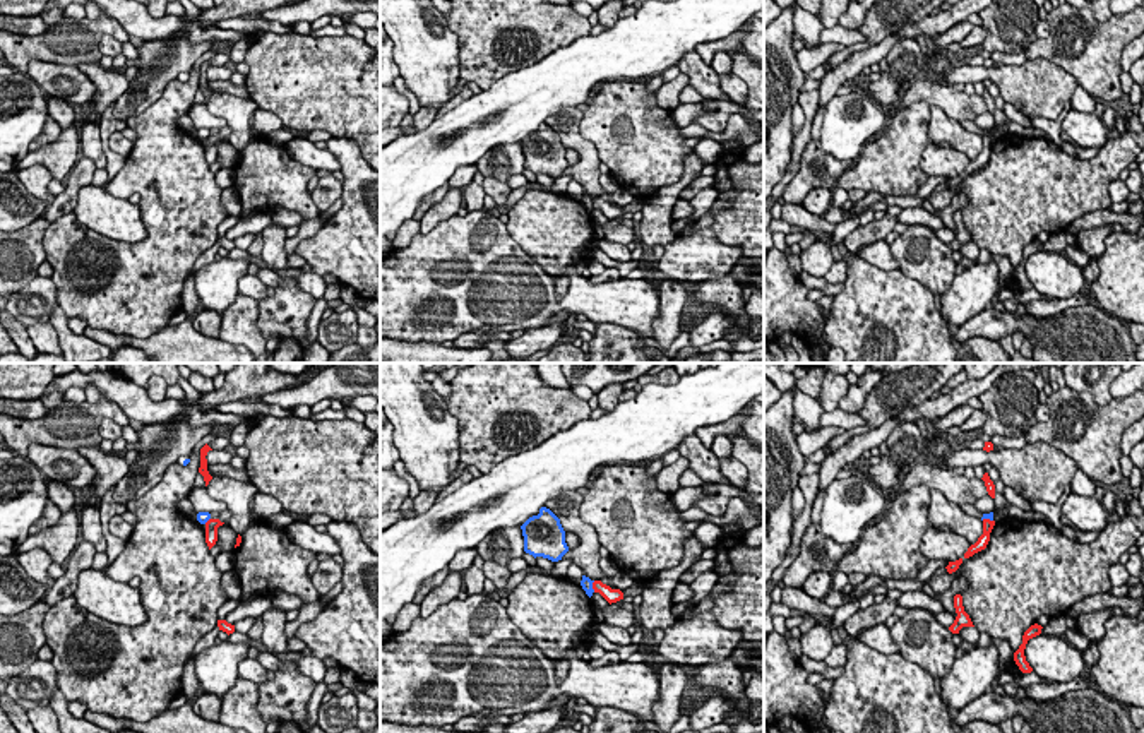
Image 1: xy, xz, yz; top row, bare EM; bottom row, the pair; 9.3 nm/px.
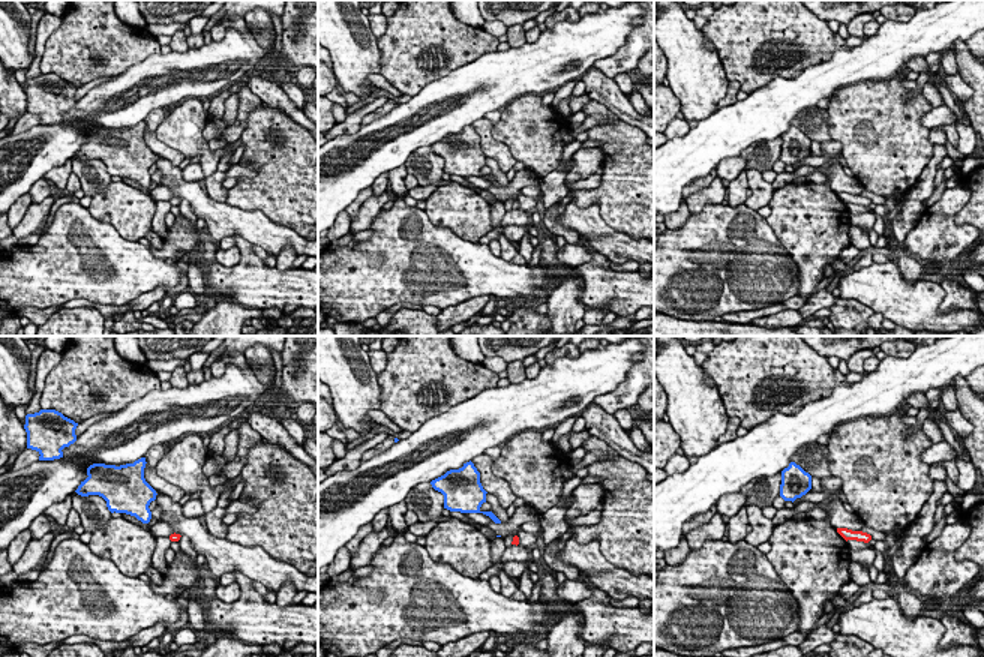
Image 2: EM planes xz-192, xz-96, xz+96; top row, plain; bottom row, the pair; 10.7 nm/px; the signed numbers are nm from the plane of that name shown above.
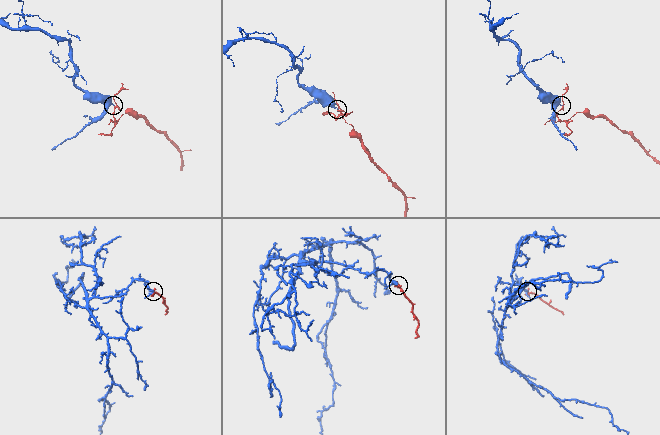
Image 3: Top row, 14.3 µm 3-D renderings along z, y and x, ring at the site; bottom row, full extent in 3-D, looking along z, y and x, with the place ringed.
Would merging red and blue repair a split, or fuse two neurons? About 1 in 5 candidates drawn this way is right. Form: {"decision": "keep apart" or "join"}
{"decision": "keep apart"}

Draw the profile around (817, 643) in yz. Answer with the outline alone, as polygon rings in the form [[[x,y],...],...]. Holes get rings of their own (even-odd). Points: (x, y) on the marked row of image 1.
[[[817,623],[800,637],[801,653],[815,661],[824,661],[832,649],[831,627]]]

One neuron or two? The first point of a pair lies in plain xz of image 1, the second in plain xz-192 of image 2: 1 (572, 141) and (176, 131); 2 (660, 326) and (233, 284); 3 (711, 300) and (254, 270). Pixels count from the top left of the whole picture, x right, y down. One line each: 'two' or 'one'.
1: two
2: two
3: one

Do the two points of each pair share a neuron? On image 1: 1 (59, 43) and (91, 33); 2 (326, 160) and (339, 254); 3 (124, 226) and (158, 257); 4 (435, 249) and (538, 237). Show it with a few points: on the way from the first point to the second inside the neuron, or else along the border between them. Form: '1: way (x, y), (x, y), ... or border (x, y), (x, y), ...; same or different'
1: way (67, 43), (76, 43), (83, 36); same
2: border (326, 149), (336, 160), (339, 170); different
3: border (141, 208), (141, 240), (100, 235); different
4: border (504, 225), (507, 233), (542, 269); different

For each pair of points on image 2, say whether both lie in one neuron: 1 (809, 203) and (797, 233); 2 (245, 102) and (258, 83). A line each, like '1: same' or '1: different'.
1: same
2: different

